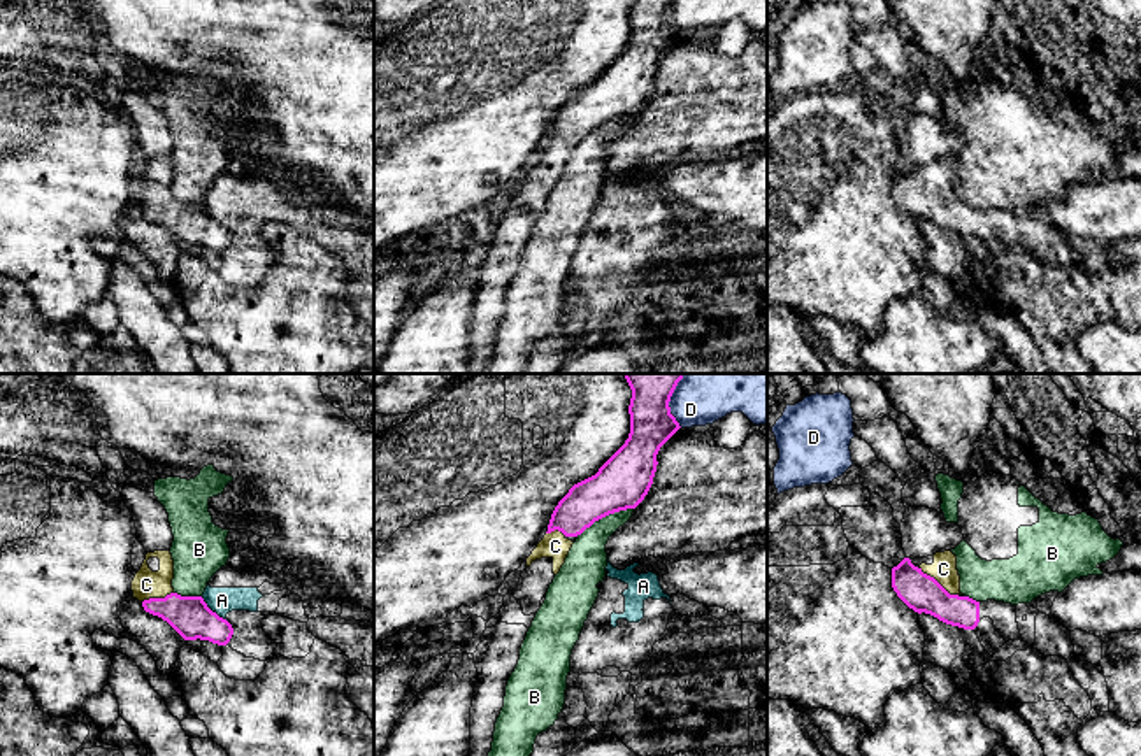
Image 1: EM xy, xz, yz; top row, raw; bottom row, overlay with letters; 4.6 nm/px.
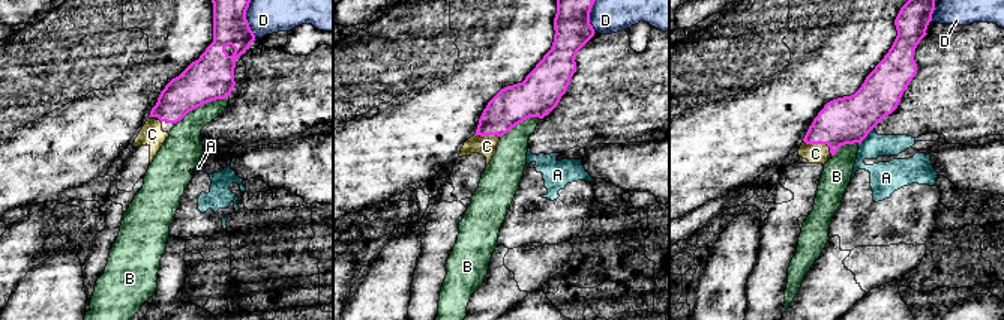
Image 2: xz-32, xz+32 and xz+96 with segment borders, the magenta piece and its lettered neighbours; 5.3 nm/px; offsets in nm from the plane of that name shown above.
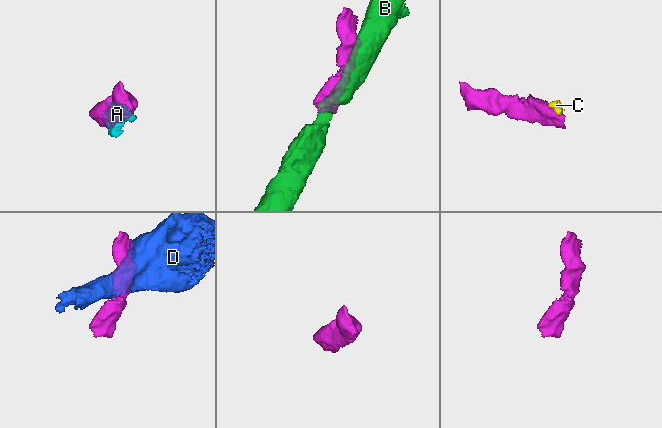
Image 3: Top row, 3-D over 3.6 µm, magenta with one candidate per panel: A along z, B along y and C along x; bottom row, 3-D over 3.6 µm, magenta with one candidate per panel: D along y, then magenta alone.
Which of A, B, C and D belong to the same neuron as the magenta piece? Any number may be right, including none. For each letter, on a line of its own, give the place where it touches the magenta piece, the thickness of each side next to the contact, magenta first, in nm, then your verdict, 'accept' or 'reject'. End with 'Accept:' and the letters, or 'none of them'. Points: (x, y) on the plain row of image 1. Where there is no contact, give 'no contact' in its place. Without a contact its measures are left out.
A: xy (211, 218) | 190/130 nm | reject
B: xz (604, 123) | 240/190 nm | reject
C: yz (936, 188) | 170/120 nm | accept
D: xz (669, 18) | 200/160 nm | reject
Accept: C

